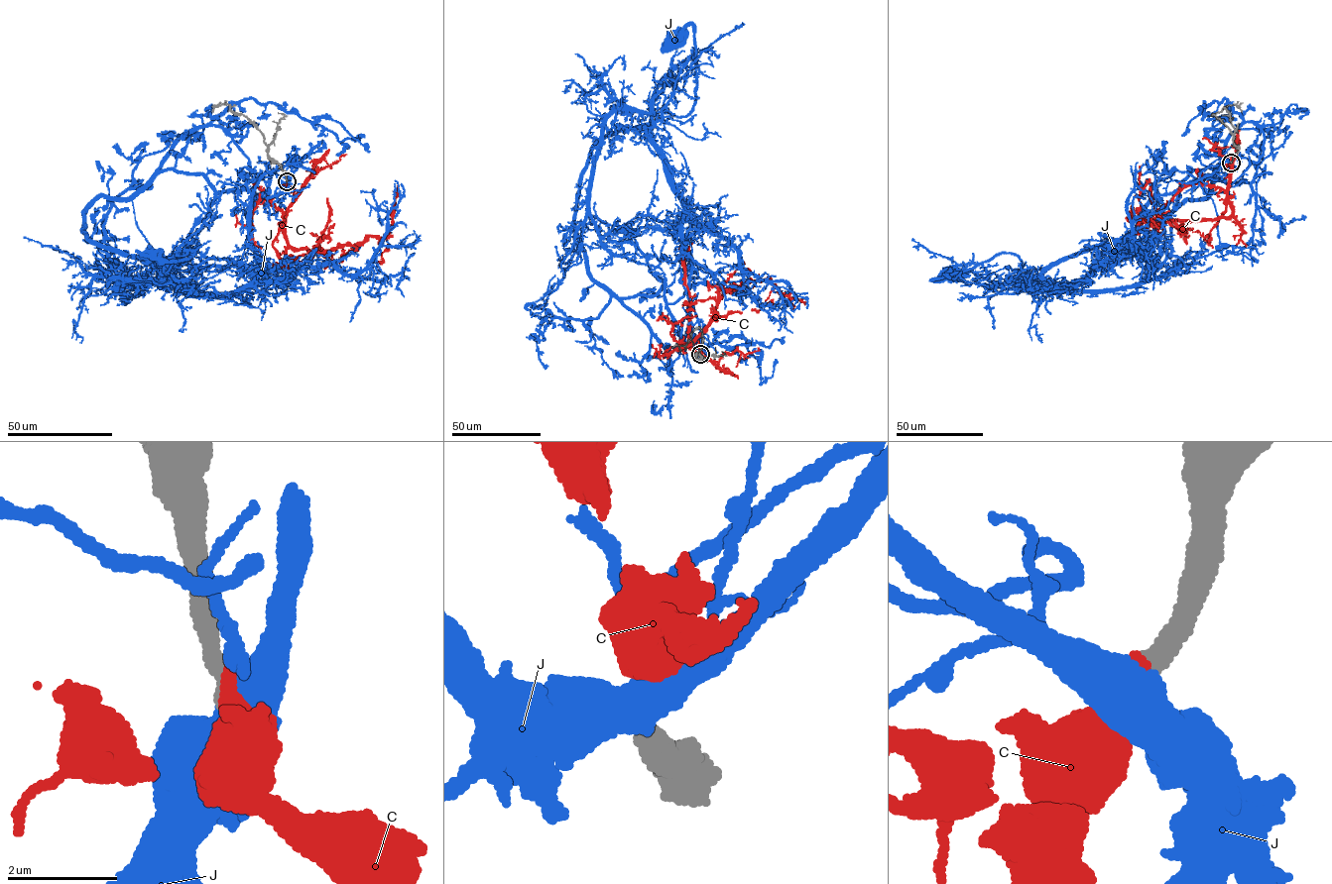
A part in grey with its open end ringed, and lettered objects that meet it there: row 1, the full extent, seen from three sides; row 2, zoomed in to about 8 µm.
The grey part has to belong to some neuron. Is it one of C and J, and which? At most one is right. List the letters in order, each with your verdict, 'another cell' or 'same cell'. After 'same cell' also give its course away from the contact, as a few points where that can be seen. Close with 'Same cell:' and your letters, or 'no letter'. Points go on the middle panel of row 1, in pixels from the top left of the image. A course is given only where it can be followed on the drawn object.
C: same cell; course (700, 354), (687, 347), (677, 349), (691, 345), (709, 322), (718, 290), (769, 279), (783, 295), (804, 304)
J: another cell
Same cell: C

